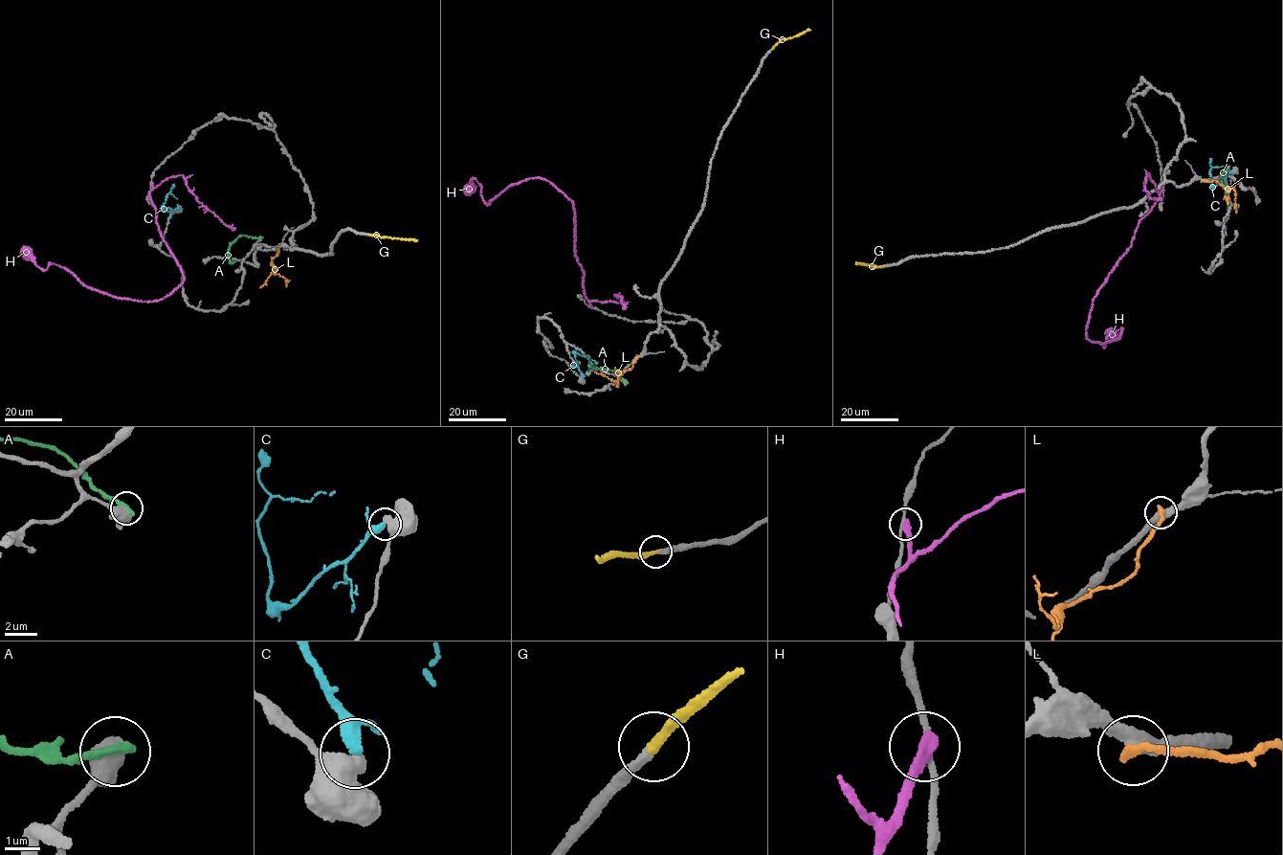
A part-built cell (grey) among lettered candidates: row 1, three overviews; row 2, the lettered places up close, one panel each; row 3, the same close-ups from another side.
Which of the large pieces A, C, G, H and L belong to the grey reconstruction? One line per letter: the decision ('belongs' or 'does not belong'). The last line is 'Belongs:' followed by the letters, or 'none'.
A: does not belong
C: does not belong
G: belongs
H: does not belong
L: does not belong
Belongs: G

